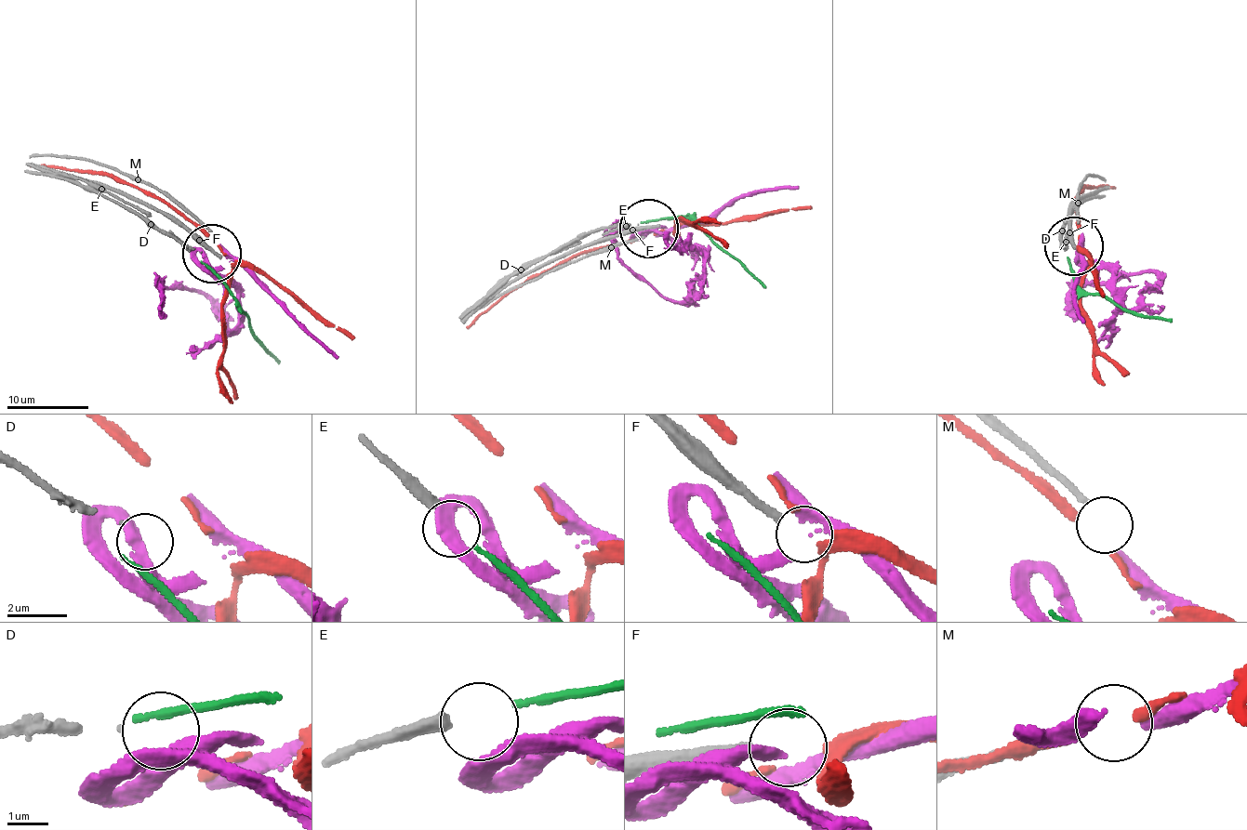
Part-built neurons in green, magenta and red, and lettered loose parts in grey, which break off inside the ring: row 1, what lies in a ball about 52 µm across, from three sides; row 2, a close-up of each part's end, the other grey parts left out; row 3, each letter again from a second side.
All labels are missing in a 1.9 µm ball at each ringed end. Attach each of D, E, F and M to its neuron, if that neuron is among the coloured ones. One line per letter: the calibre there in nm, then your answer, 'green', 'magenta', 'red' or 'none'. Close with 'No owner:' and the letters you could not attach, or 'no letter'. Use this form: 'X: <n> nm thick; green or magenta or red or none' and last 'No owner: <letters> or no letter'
D: 40 nm thick; none
E: 360 nm thick; green
F: 280 nm thick; none
M: 200 nm thick; magenta
No owner: D, F

